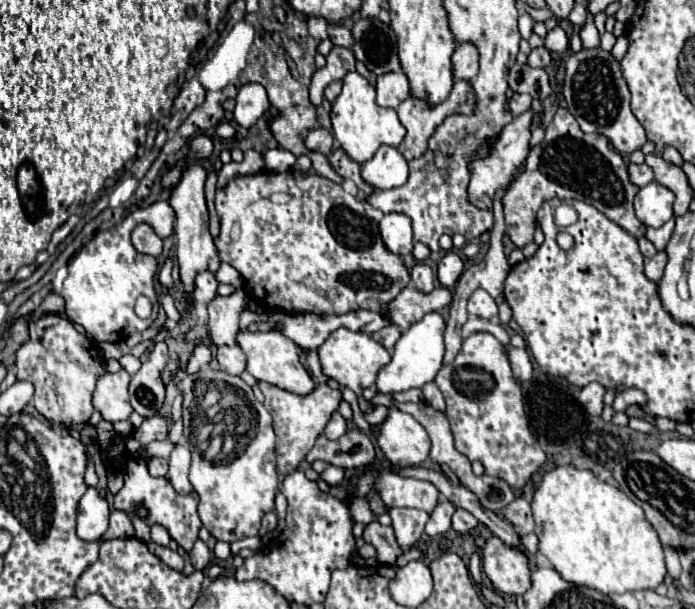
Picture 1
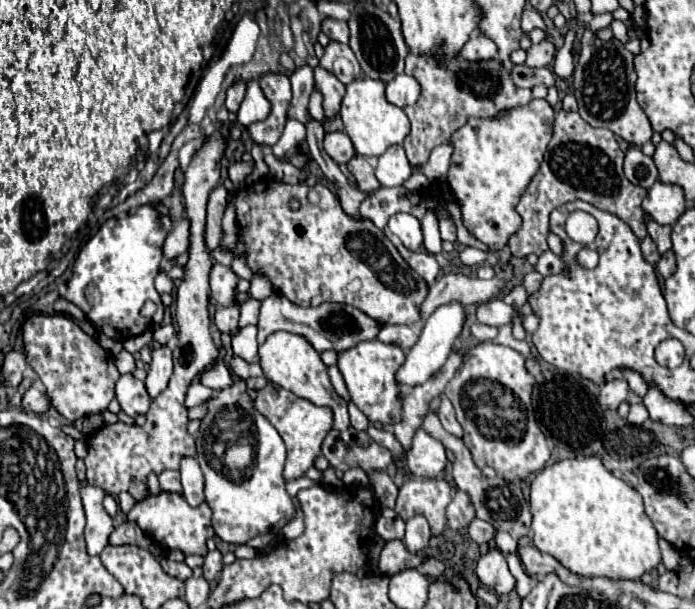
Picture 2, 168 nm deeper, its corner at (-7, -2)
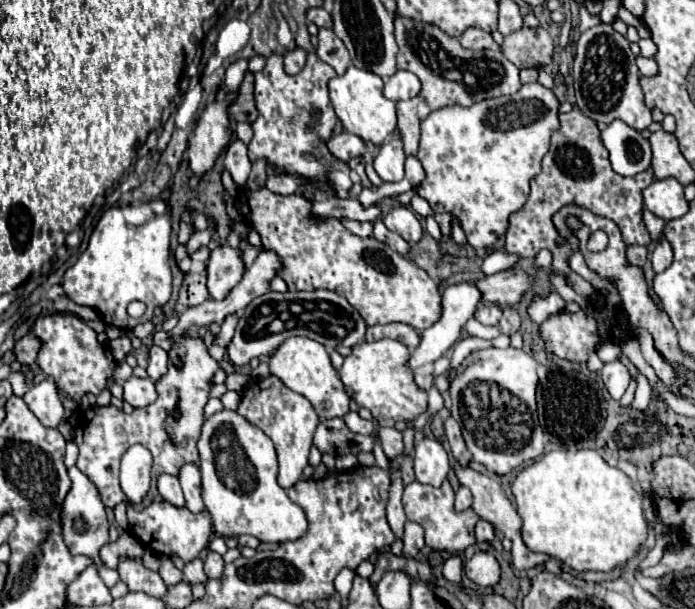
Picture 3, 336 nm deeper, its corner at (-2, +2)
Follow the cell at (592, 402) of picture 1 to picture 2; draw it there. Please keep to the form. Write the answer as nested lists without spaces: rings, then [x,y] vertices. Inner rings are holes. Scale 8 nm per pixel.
[[[621,378],[621,380],[611,380],[611,382],[605,382],[601,386],[601,404],[605,408],[611,408],[611,410],[617,410],[621,402],[627,400],[627,394],[629,394],[629,386],[627,386],[627,380]]]

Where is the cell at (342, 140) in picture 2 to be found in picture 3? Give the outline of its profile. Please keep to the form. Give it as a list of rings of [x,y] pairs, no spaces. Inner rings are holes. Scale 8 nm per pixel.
[[[348,132],[332,134],[332,138],[326,142],[326,146],[328,146],[328,150],[332,152],[334,158],[344,160],[344,162],[364,154],[364,142],[358,136],[348,134]]]

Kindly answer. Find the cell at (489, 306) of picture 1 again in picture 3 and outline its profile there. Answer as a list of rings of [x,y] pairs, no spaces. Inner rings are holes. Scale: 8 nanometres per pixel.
[[[482,304],[482,306],[478,306],[478,310],[474,314],[474,318],[486,326],[496,326],[500,316],[502,316],[502,308],[498,304]]]

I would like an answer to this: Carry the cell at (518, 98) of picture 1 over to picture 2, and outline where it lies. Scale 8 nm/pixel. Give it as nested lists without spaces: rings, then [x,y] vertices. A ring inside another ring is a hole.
[[[409,52],[405,58],[405,74],[417,78],[417,82],[423,88],[417,104],[403,108],[411,122],[411,132],[405,138],[405,152],[413,168],[427,162],[435,146],[449,142],[451,134],[457,128],[461,128],[467,122],[467,118],[471,116],[489,118],[501,110],[523,106],[531,100],[531,90],[517,88],[511,80],[507,80],[507,72],[497,58],[469,62],[459,54],[447,58],[441,52],[437,54]]]

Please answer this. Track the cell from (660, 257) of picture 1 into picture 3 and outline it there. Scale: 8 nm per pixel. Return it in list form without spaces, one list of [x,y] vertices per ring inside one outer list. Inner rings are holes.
[[[660,238],[656,244],[656,250],[652,252],[652,268],[654,272],[664,272],[672,264],[672,248],[666,238]]]

